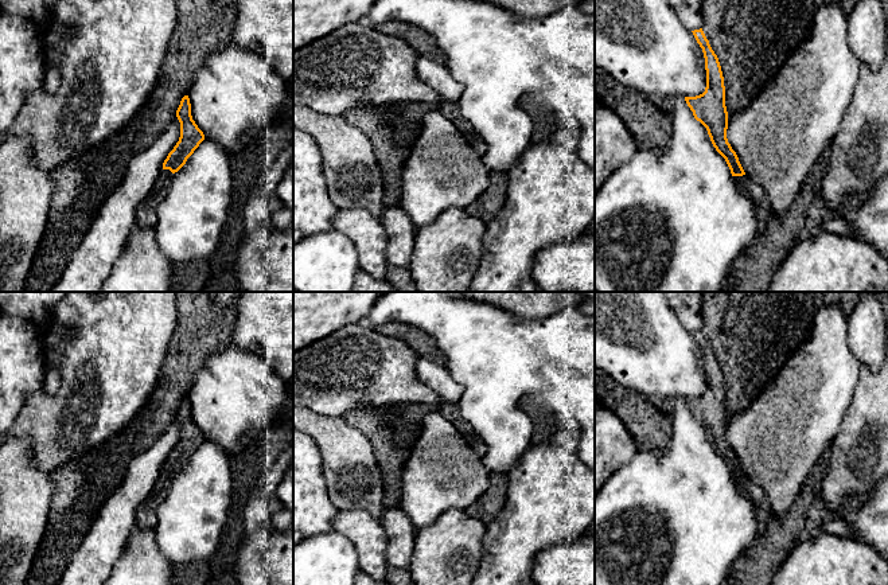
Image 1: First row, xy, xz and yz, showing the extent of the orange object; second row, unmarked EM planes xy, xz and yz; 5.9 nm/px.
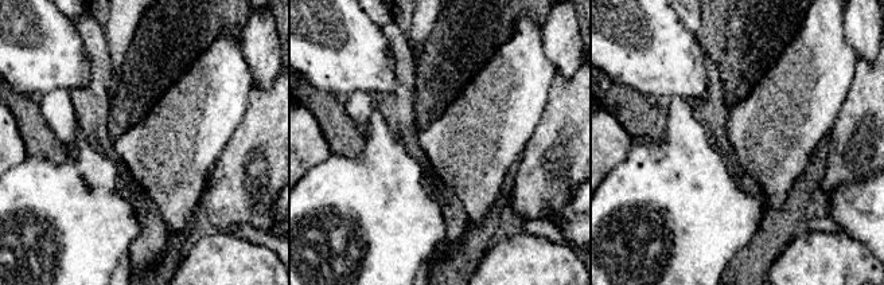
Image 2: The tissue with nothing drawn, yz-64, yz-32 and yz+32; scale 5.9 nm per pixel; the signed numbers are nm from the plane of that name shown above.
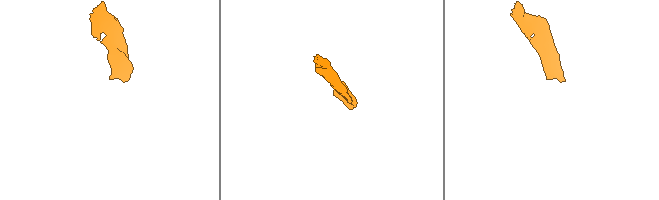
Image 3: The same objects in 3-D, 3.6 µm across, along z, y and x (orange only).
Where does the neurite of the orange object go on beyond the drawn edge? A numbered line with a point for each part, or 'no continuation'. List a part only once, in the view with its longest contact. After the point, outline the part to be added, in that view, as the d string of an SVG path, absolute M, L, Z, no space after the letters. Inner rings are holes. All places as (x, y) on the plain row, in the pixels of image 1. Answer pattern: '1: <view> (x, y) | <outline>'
1: yz (751, 490) | M748 476L733 477L733 481L736 487L755 503L759 538L767 531L767 524L772 515L770 504L760 485L753 483Z

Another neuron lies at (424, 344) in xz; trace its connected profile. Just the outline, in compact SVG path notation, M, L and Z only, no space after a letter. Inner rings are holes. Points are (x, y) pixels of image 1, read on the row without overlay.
M387 323L373 328L381 334L404 340L418 354L418 356L429 358L445 364L445 358L440 352L435 339L418 328L398 323Z

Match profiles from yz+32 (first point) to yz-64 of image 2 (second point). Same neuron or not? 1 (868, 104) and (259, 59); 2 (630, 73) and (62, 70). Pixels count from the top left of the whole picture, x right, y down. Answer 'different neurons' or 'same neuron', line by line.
1: different neurons
2: same neuron

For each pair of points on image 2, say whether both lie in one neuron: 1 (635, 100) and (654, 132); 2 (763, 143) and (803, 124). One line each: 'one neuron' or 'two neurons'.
1: one neuron
2: one neuron

